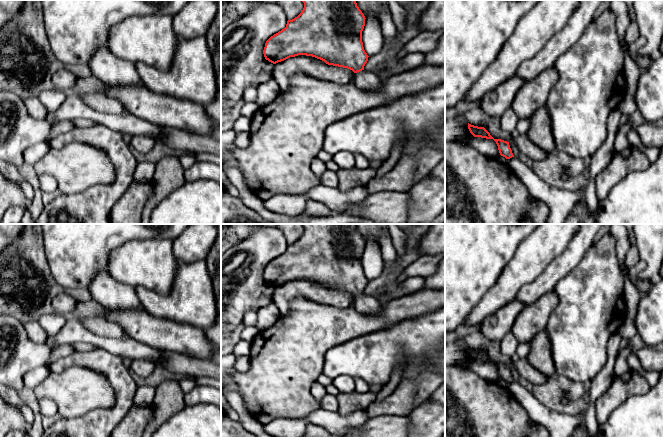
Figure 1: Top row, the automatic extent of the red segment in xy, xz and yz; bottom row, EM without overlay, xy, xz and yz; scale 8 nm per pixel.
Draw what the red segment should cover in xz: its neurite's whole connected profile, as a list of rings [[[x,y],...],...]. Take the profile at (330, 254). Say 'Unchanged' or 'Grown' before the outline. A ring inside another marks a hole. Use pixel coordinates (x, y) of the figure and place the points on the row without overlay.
Grown. [[[301,224],[304,227],[304,232],[301,235],[301,237],[295,241],[292,244],[288,244],[286,251],[279,255],[278,257],[274,258],[271,260],[265,267],[265,271],[263,274],[263,278],[266,284],[269,286],[276,288],[278,286],[284,285],[290,281],[295,281],[298,279],[306,279],[306,280],[312,280],[317,283],[320,283],[324,285],[328,289],[333,289],[333,290],[338,290],[338,291],[343,291],[352,294],[355,299],[353,300],[353,307],[360,313],[366,314],[366,315],[374,315],[378,312],[381,311],[382,305],[380,301],[378,300],[377,296],[370,296],[370,295],[365,295],[364,290],[368,285],[368,279],[364,274],[363,271],[363,266],[362,266],[362,255],[365,250],[365,240],[362,237],[362,235],[359,233],[357,230],[356,224]]]

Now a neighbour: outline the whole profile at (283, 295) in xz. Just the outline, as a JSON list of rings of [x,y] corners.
[[[298,279],[276,287],[273,301],[276,303],[280,314],[286,315],[289,312],[289,303],[297,297],[303,297],[338,309],[351,307],[355,299],[350,293],[328,289],[312,280]]]

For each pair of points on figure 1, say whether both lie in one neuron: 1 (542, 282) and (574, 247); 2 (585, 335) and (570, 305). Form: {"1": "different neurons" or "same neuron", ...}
{"1": "same neuron", "2": "same neuron"}

